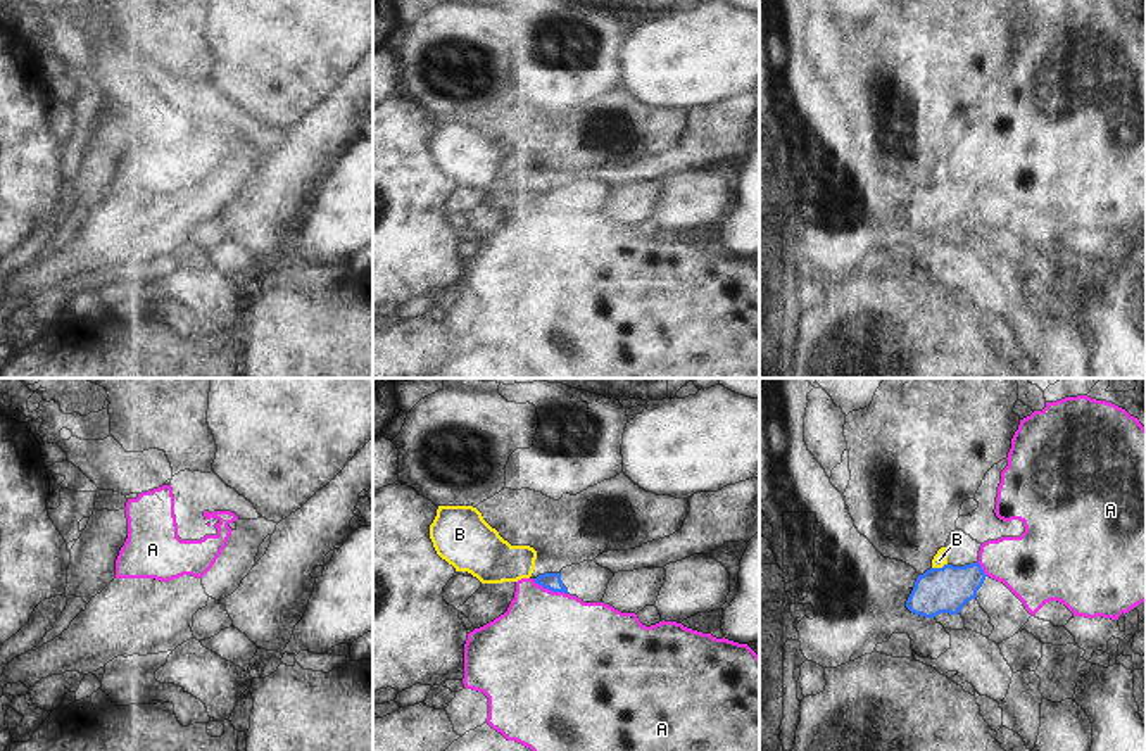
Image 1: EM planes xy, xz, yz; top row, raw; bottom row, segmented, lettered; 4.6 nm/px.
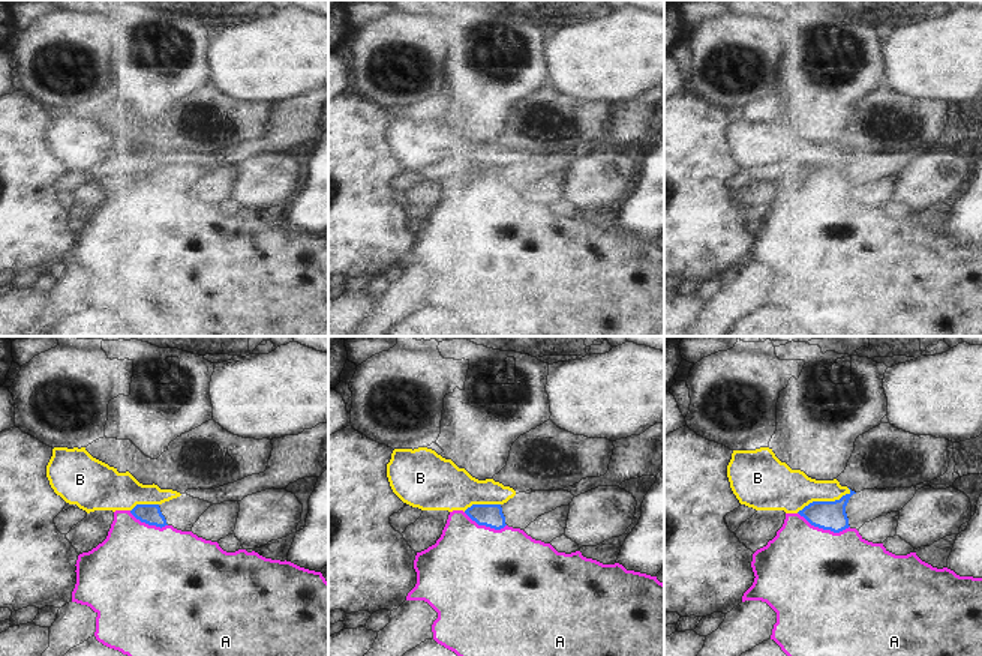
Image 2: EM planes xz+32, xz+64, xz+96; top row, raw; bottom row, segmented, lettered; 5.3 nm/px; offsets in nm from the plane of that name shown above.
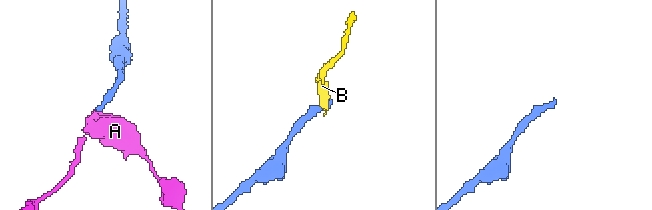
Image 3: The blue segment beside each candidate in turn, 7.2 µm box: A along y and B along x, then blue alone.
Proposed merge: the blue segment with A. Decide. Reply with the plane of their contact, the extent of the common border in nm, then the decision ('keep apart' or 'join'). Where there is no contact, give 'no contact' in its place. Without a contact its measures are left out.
xz | 180 nm | join

